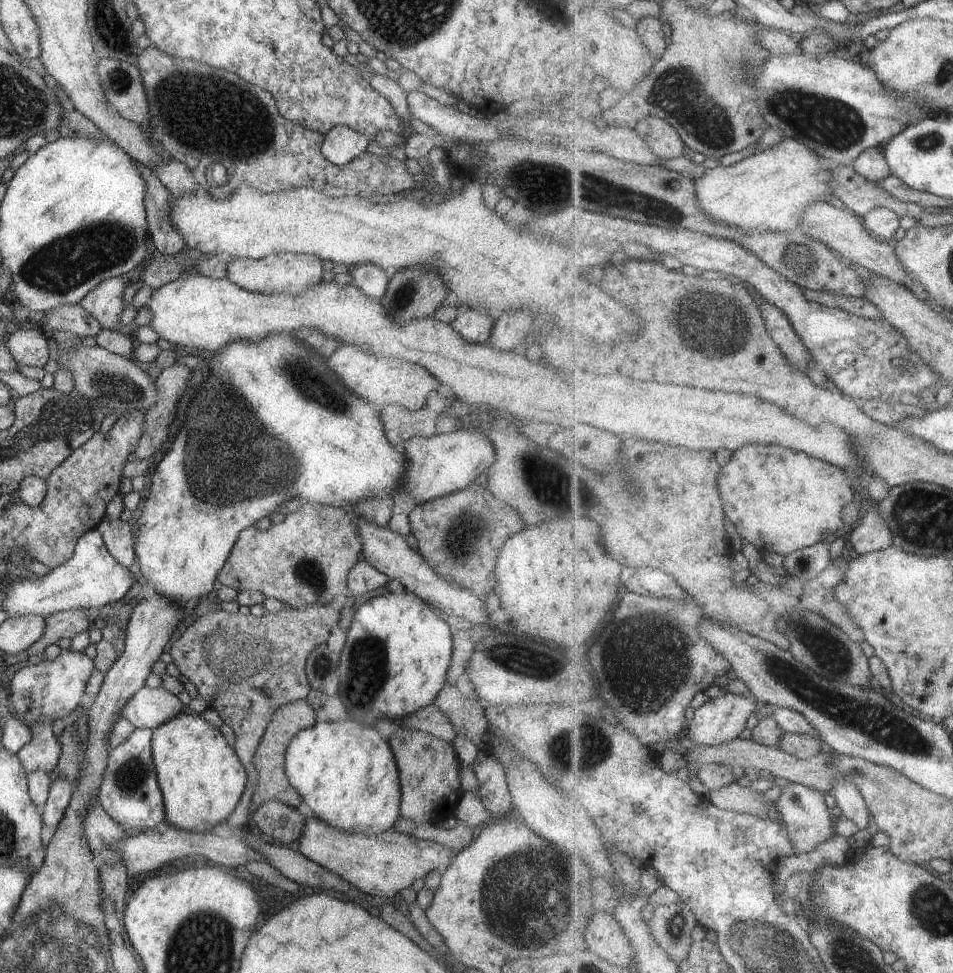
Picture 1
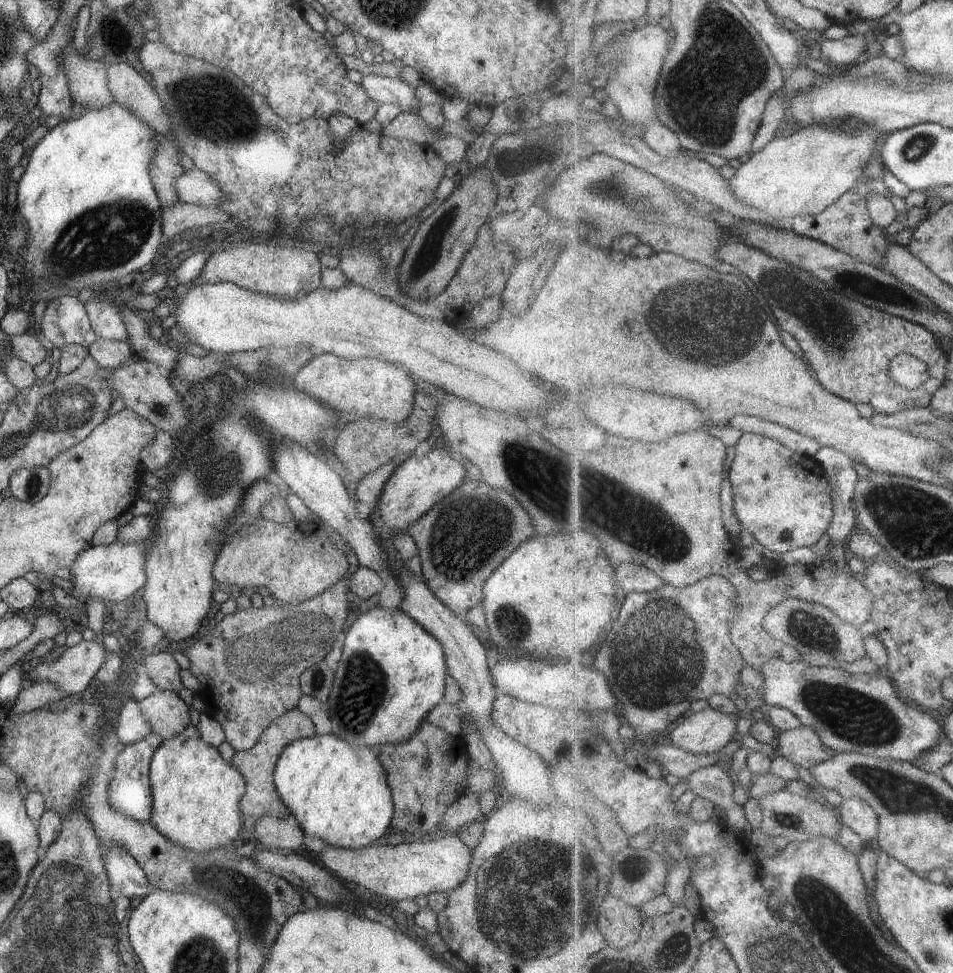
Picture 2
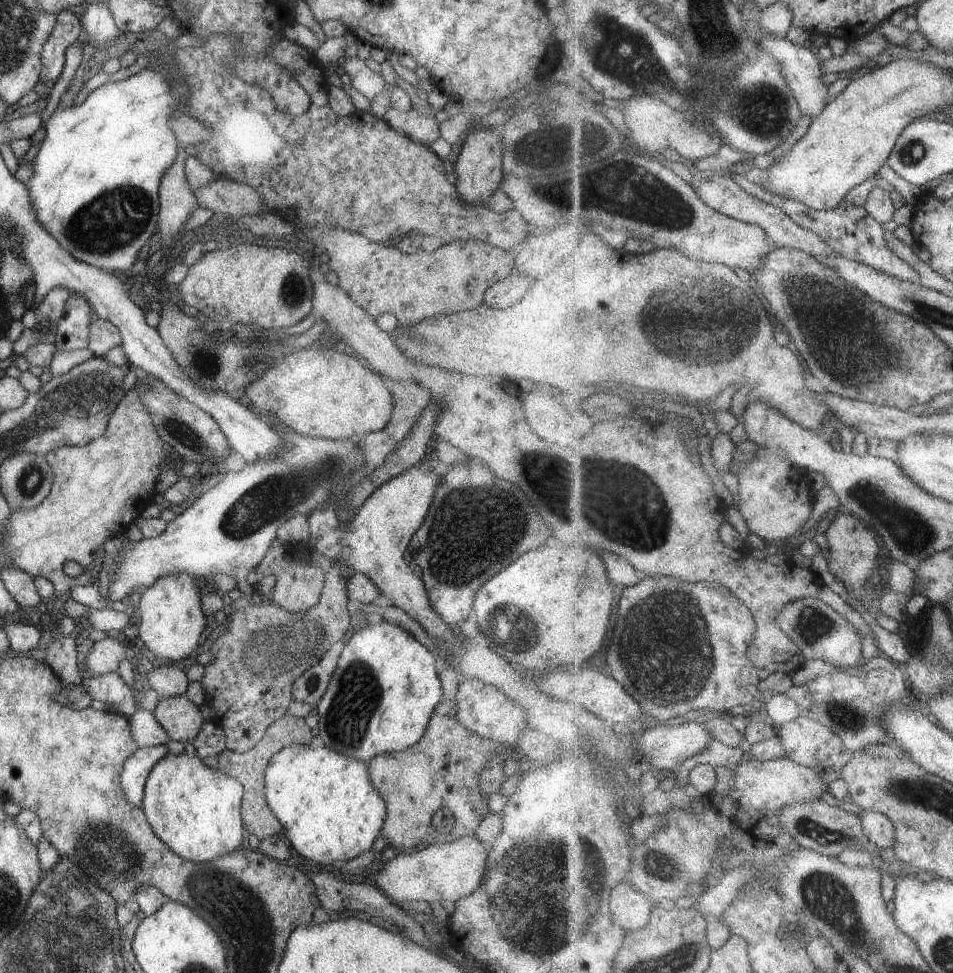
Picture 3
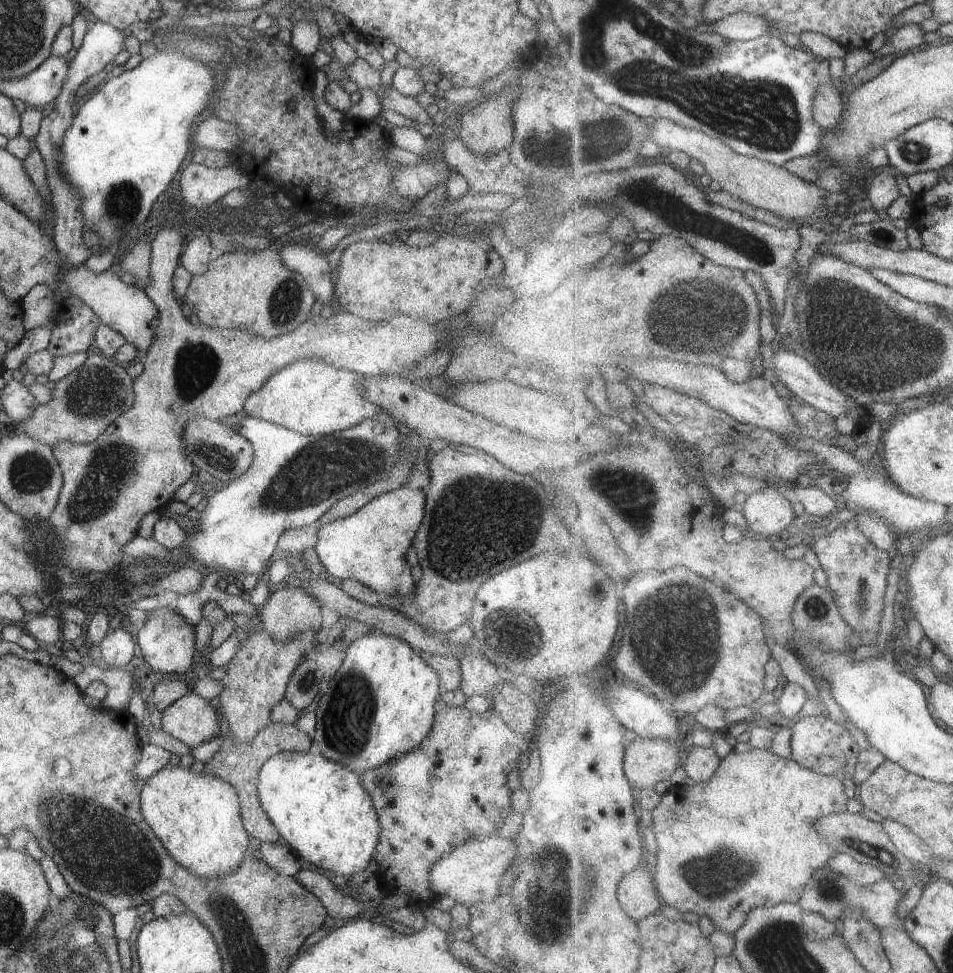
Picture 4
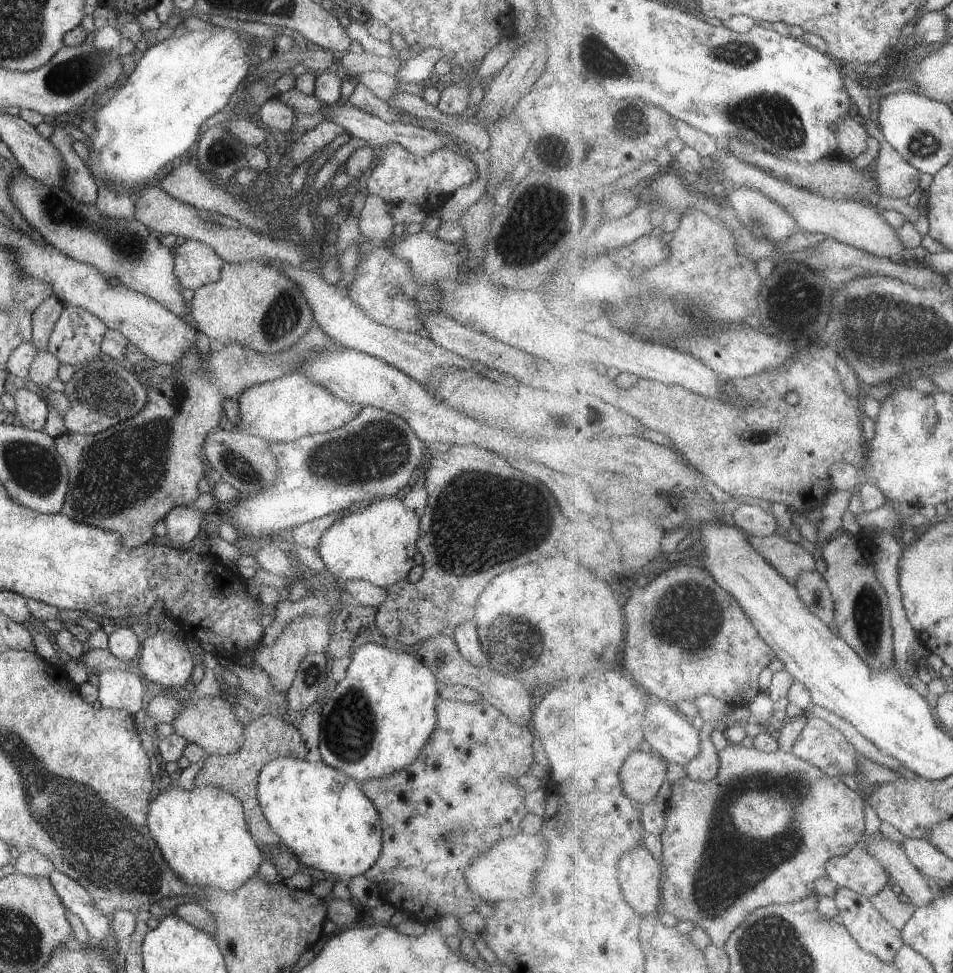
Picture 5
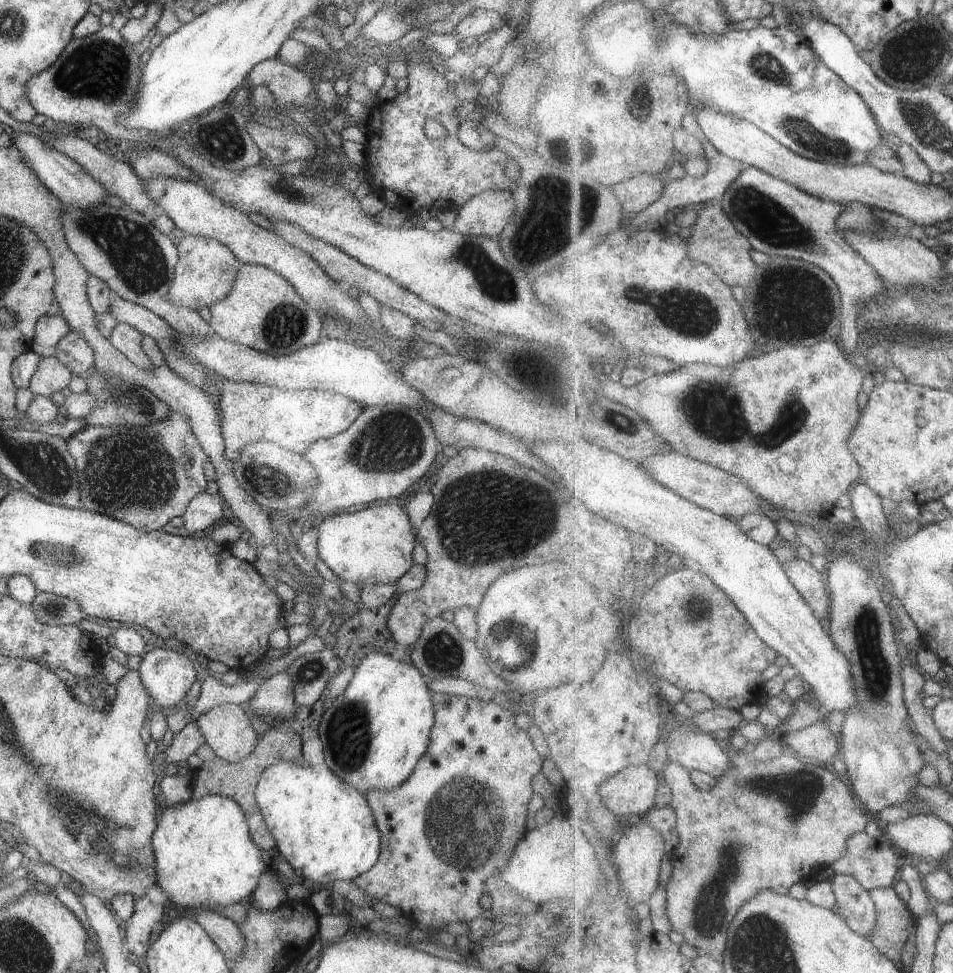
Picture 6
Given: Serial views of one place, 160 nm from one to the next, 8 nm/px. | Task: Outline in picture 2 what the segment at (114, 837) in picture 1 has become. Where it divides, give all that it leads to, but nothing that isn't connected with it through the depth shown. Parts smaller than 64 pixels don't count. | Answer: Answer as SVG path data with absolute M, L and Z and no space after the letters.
M110 845L103 851L102 859L109 885L117 890L117 894L128 899L133 896L143 898L154 889L146 880L137 861L133 860L120 845Z

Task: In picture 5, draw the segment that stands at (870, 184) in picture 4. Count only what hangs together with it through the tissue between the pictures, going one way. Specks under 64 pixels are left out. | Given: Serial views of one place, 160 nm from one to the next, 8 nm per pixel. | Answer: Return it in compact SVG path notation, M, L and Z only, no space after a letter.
M887 140L881 142L881 152L875 160L875 176L881 196L905 198L920 188L920 172L895 150Z

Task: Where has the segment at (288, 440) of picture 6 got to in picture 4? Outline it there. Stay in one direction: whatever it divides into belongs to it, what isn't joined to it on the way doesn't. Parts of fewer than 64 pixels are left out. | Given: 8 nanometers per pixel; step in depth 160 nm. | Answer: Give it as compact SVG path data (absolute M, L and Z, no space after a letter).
M299 359L274 372L242 406L247 417L261 419L295 431L320 437L352 427L363 419L372 419L383 411L361 394L363 376L349 369L335 368L317 359Z

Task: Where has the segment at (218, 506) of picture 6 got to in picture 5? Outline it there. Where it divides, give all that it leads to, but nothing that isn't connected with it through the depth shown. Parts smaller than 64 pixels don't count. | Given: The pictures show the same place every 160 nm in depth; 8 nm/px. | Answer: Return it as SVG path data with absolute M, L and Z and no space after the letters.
M195 507L172 508L162 518L167 530L167 537L162 541L176 549L180 548L181 544L191 542L199 534L207 515L208 509L202 511Z

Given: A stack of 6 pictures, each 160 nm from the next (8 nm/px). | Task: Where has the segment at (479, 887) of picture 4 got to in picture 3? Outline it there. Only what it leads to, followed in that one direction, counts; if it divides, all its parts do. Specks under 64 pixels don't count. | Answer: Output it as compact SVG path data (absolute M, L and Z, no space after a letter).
M459 837L448 843L433 843L417 852L398 853L383 870L379 870L380 866L371 867L366 872L367 880L377 885L397 905L405 900L424 900L429 903L447 899L455 902L468 897L478 887L486 870L487 854L487 847L477 837Z

